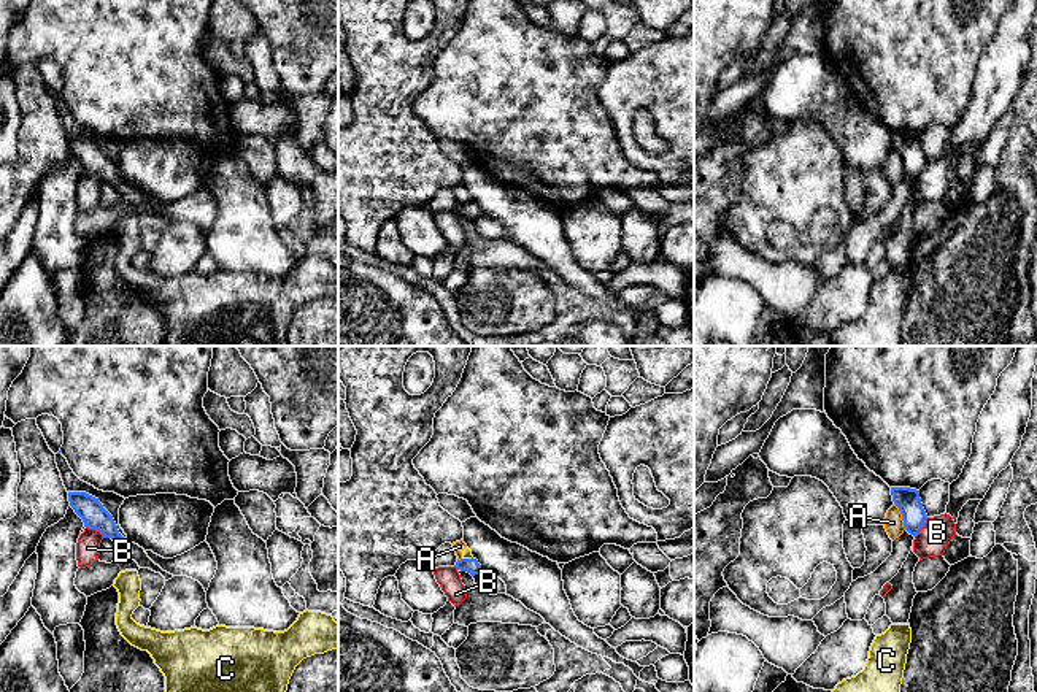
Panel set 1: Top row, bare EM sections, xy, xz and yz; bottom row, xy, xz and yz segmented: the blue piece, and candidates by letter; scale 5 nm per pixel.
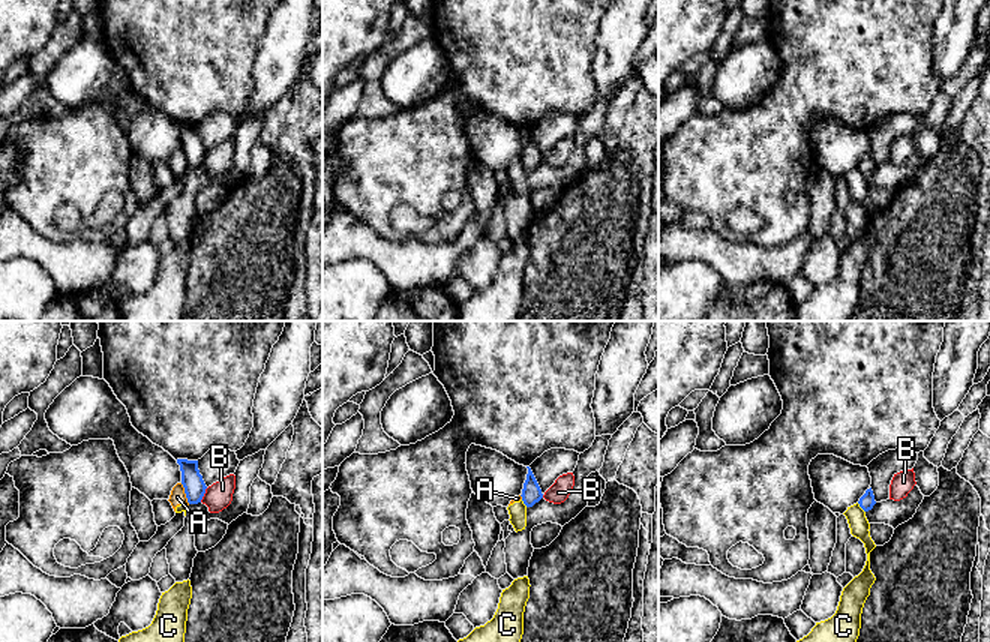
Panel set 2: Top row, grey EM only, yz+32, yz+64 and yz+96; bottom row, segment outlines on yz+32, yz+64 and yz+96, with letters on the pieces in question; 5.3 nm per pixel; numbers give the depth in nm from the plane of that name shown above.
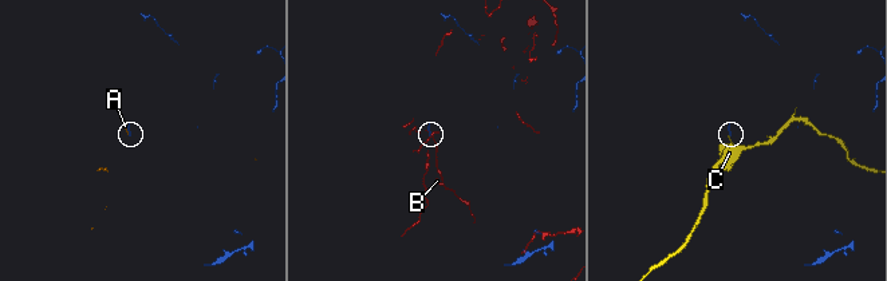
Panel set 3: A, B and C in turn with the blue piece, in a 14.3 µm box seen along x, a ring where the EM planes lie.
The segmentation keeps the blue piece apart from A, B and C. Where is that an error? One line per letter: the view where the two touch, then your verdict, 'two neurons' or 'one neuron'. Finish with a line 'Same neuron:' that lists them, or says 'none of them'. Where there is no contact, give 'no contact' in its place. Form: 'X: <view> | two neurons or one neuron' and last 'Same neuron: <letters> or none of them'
A: yz | two neurons
B: xy | two neurons
C: xz | two neurons
Same neuron: none of them

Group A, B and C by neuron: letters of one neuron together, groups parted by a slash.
A C / B

